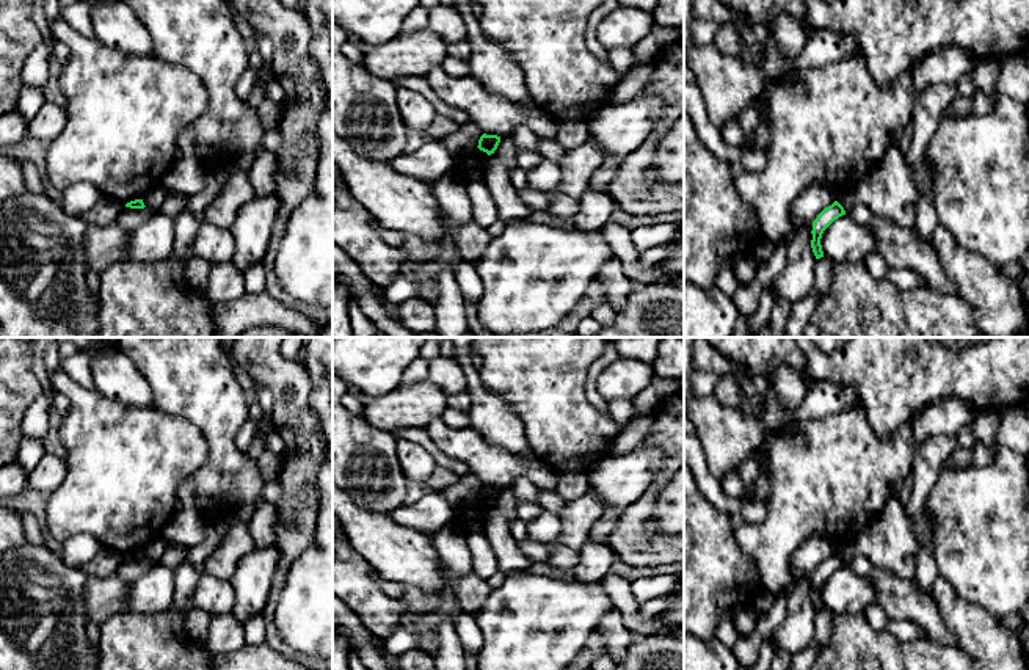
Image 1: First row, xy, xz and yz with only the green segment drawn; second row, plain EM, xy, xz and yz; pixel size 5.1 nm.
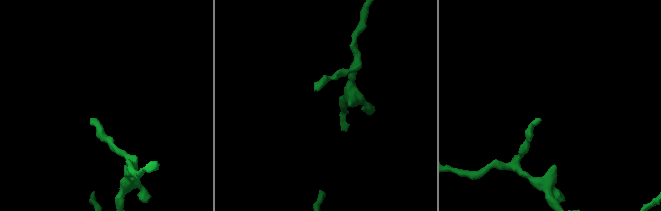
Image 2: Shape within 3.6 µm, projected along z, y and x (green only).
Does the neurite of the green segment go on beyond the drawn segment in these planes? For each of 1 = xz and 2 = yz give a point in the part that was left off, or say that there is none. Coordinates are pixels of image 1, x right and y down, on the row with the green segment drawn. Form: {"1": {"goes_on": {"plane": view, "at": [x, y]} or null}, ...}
{"1": {"goes_on": null}, "2": {"goes_on": null}}

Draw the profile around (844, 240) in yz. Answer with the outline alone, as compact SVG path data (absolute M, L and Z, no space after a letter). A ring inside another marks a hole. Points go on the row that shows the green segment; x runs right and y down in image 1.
M845 213L824 231L820 245L833 262L864 262L874 253L875 239L869 226L856 224Z

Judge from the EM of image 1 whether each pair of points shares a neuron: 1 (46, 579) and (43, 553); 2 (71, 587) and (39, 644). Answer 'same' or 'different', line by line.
1: same
2: same

